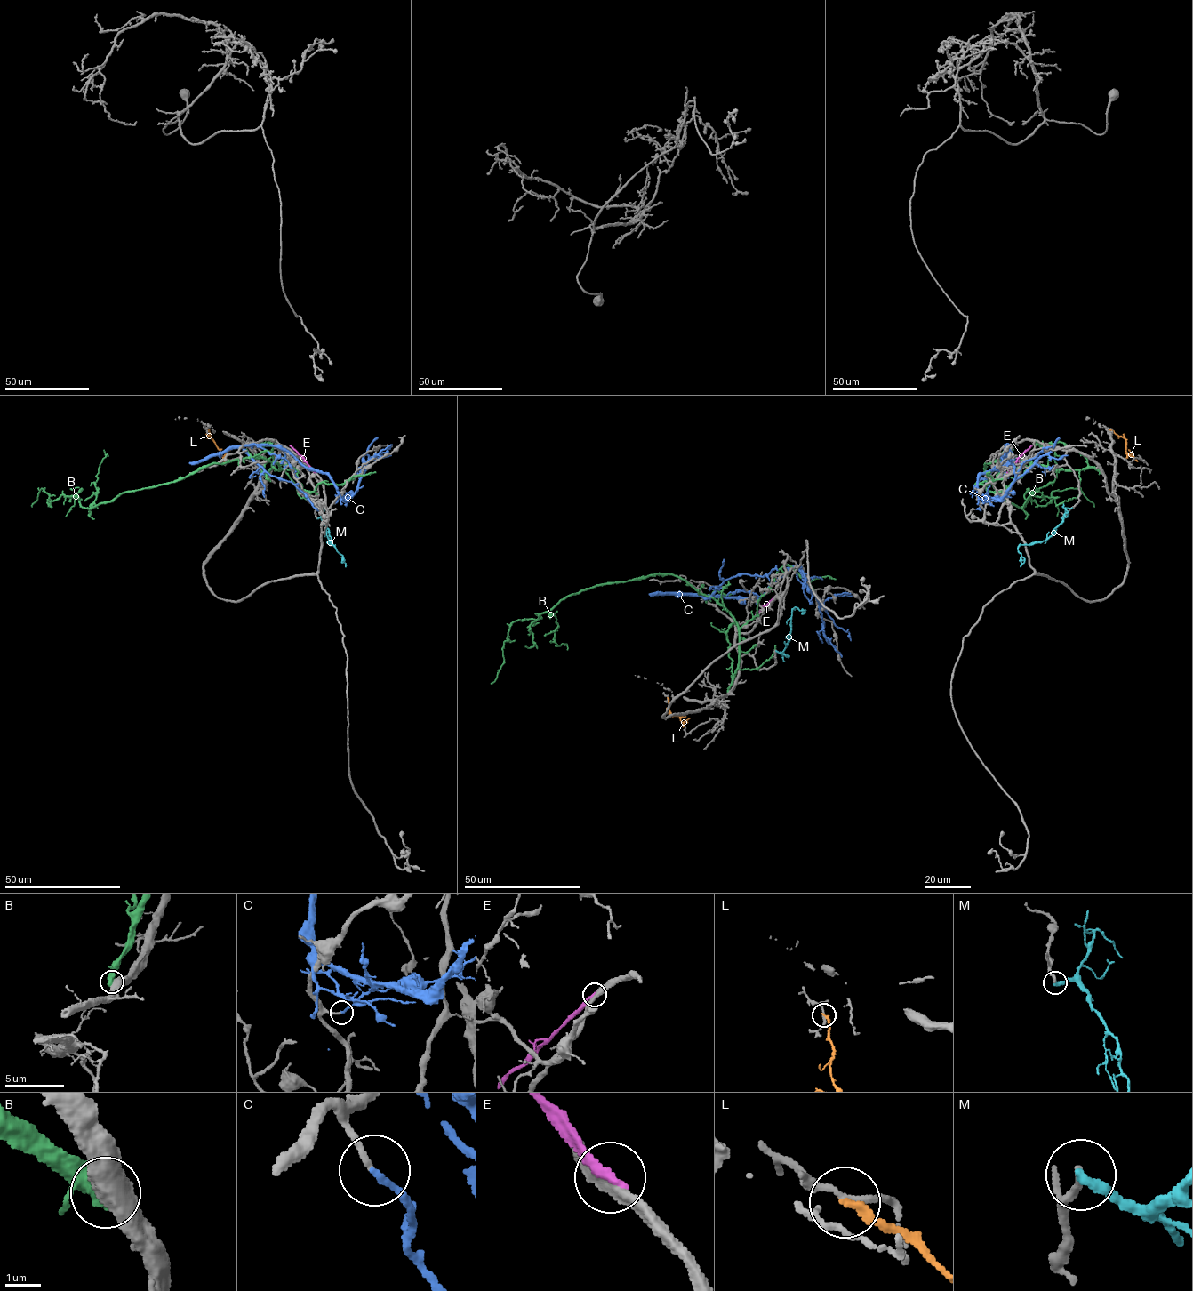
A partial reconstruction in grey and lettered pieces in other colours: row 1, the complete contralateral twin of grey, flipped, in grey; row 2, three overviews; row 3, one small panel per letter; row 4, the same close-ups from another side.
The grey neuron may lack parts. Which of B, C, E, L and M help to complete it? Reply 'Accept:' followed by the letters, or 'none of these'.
Accept: none of these

